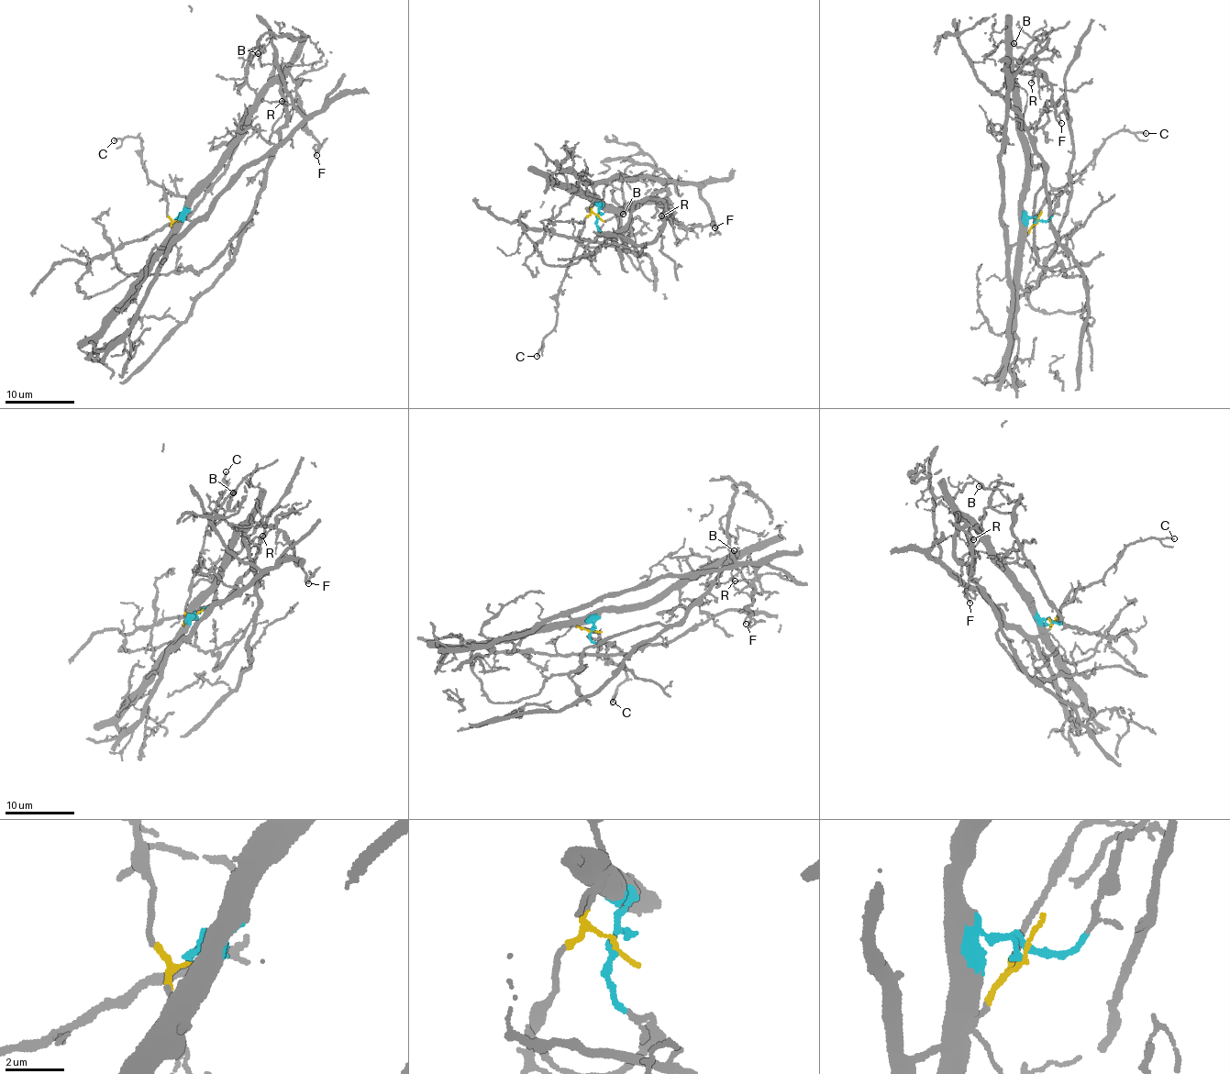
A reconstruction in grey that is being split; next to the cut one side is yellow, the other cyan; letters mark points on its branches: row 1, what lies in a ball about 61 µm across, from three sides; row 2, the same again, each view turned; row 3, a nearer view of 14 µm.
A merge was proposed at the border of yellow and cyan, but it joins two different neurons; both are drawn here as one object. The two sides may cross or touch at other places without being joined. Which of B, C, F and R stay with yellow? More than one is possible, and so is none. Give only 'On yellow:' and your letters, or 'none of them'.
On yellow: C

